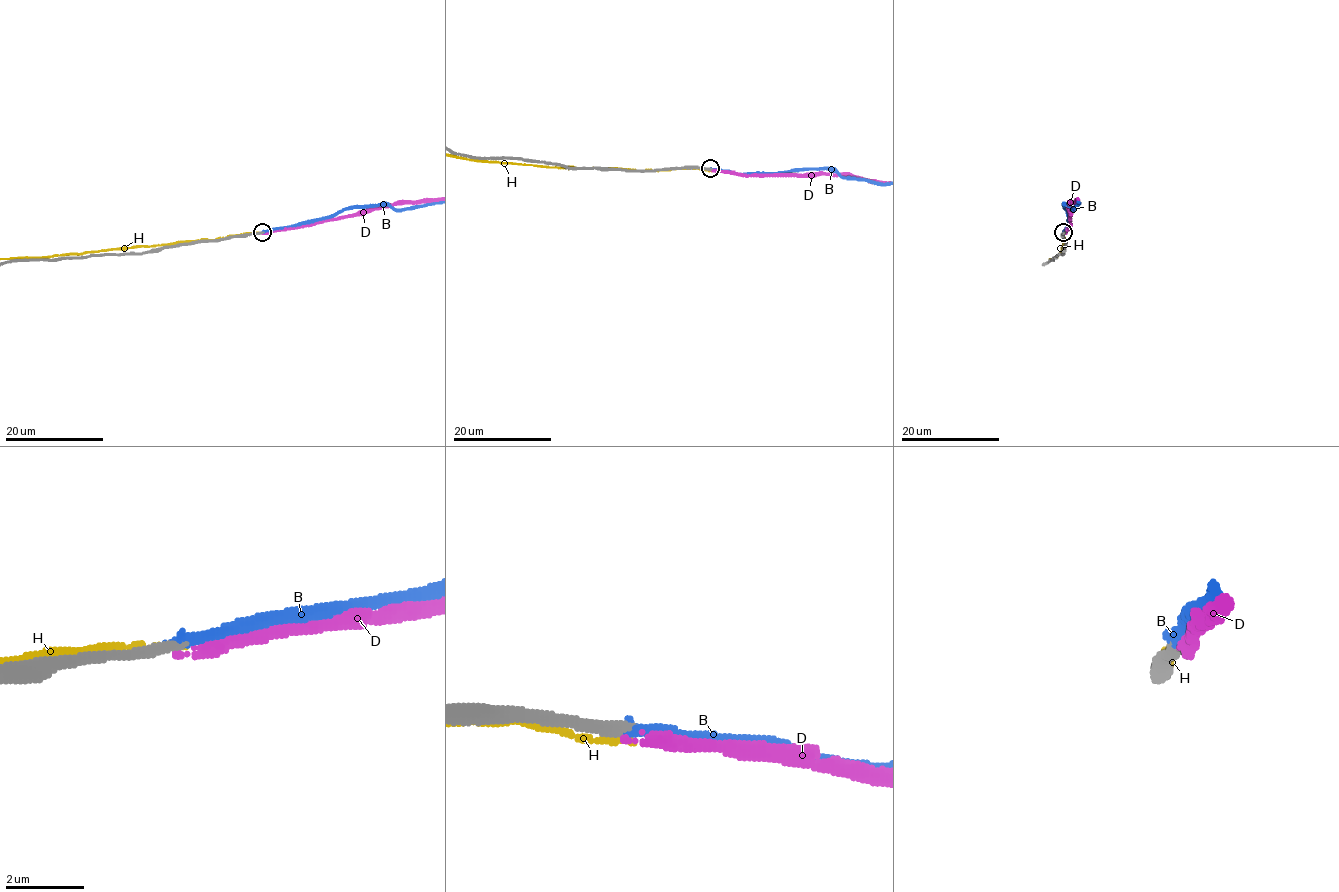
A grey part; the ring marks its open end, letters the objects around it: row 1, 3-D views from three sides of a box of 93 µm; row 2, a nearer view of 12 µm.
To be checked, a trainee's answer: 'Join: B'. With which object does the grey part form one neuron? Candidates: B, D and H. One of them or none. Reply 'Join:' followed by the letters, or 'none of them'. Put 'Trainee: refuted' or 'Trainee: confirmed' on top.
Trainee: confirmed
Join: B

